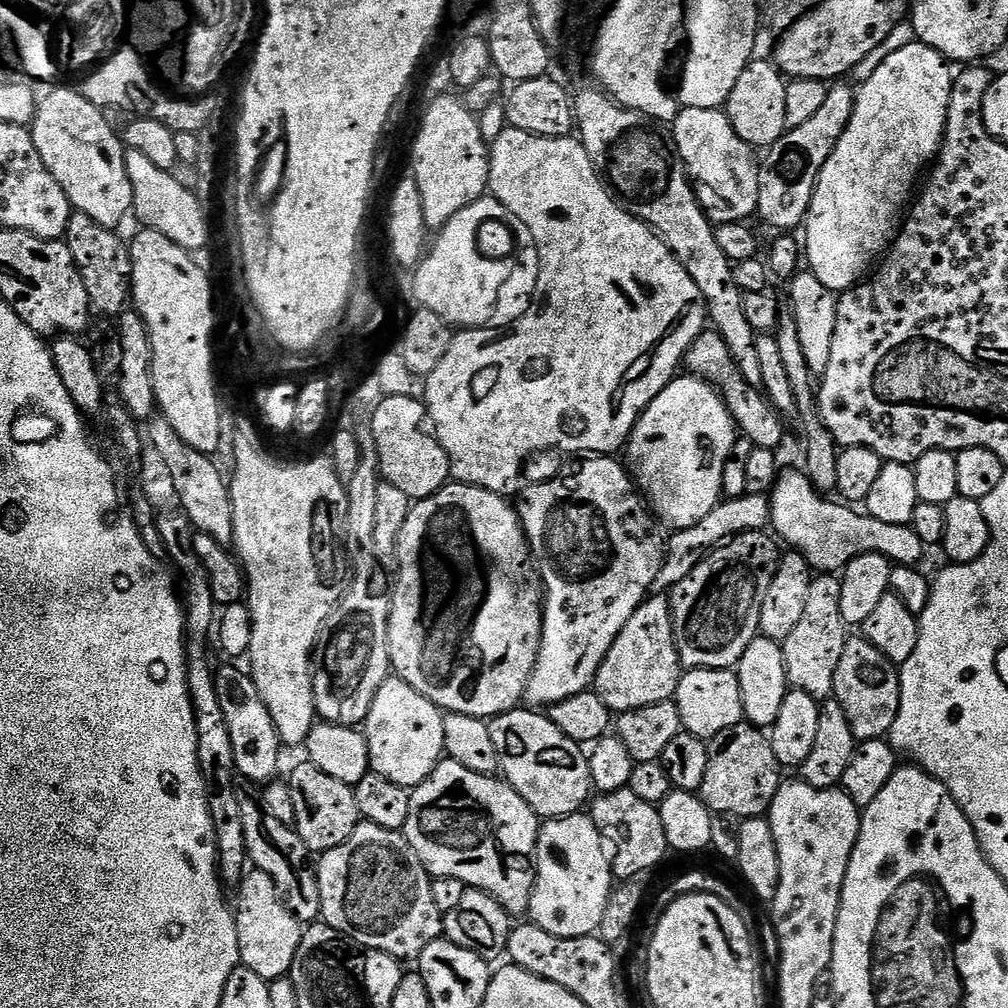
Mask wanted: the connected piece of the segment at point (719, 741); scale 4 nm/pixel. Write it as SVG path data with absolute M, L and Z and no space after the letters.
M750 723L730 726L708 744L706 778L698 793L714 814L734 814L741 818L764 816L782 783L782 769L772 749L771 739Z

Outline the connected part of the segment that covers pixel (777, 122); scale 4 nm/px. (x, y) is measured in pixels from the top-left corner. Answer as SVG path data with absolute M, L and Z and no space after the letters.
M753 59L751 64L746 66L742 78L734 86L726 105L726 111L738 138L742 138L746 143L751 144L753 149L767 150L773 144L778 143L784 137L786 131L786 90L788 85L786 77L771 59L760 60Z

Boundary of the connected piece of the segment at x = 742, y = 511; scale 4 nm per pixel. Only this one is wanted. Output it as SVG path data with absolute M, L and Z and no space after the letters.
M742 495L736 500L725 499L717 504L698 526L690 526L673 531L666 540L664 565L656 575L655 591L660 594L667 593L667 588L675 589L692 571L704 561L709 551L729 540L740 536L744 532L759 532L767 529L770 524L770 500L767 495L750 496Z

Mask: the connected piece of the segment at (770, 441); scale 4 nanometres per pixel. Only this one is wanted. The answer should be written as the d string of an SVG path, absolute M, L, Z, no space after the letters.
M705 330L692 343L686 357L686 368L691 375L707 378L726 397L728 408L732 411L739 431L747 439L754 441L757 448L779 449L784 440L784 424L781 413L766 399L765 393L758 388L752 388L746 381L740 369L736 366L726 342L715 330Z

